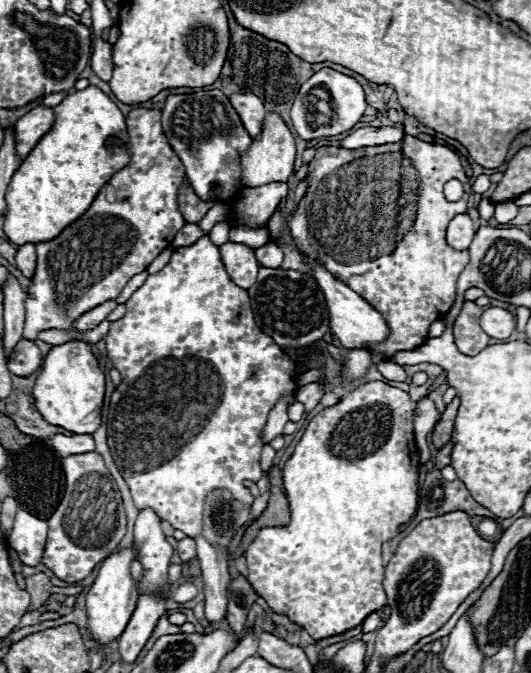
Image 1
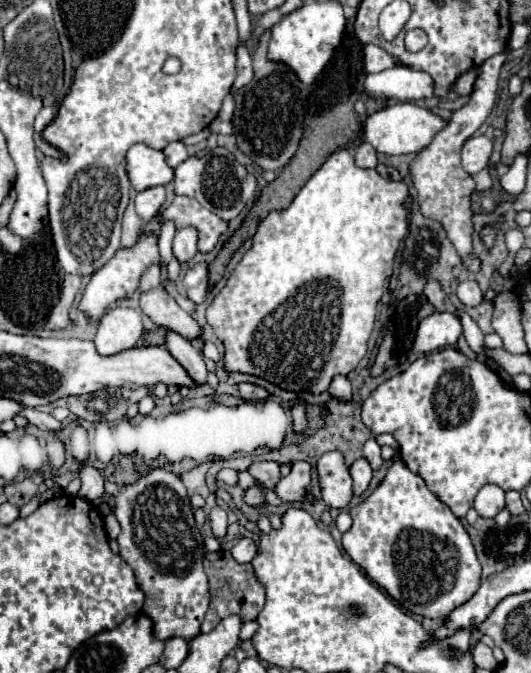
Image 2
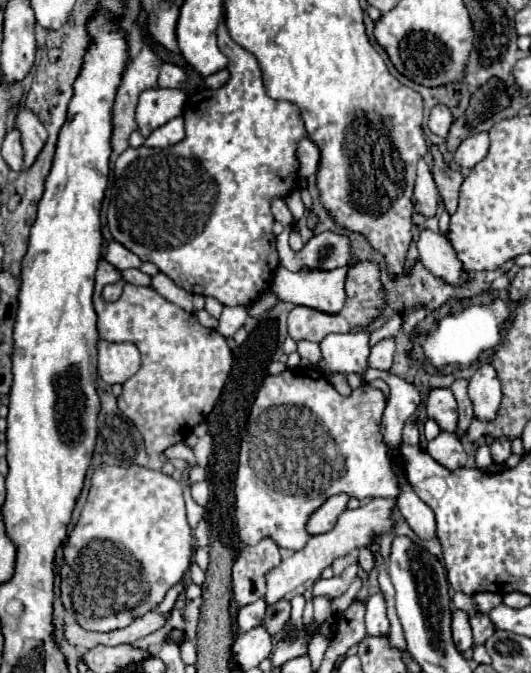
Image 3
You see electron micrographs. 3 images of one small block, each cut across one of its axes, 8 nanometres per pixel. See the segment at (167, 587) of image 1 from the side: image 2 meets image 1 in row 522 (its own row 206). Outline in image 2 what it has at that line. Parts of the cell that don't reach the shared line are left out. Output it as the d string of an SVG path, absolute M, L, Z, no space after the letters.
M156 186L152 190L144 190L144 192L136 194L136 214L144 222L150 222L158 214L164 200L166 200L166 190L162 186Z

